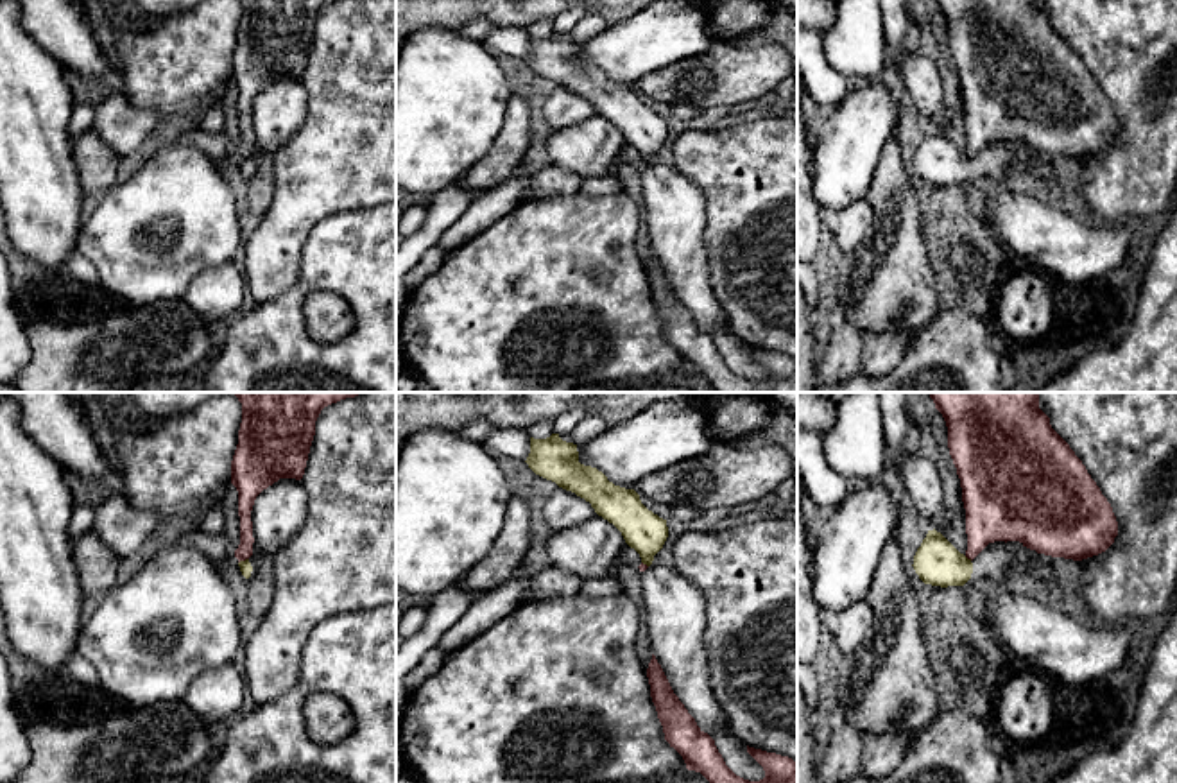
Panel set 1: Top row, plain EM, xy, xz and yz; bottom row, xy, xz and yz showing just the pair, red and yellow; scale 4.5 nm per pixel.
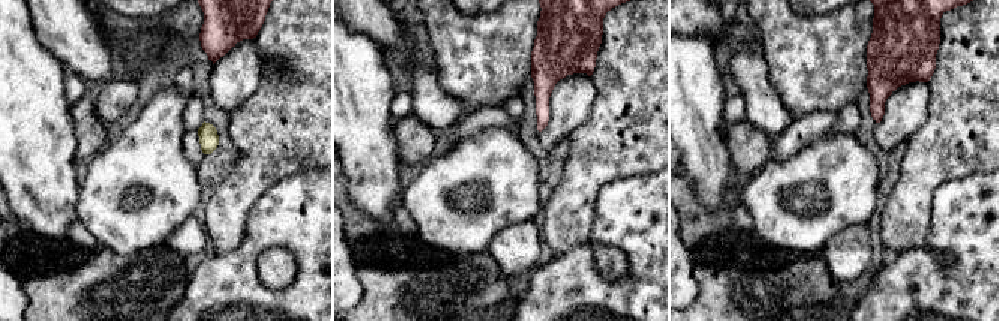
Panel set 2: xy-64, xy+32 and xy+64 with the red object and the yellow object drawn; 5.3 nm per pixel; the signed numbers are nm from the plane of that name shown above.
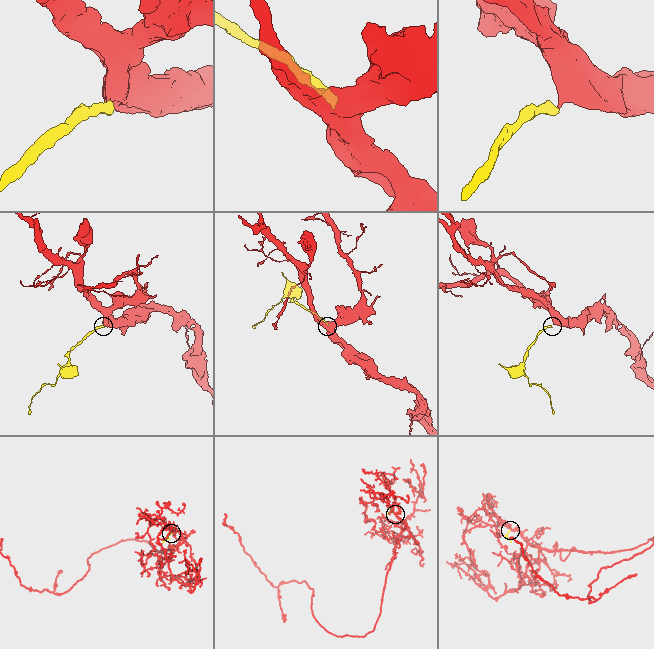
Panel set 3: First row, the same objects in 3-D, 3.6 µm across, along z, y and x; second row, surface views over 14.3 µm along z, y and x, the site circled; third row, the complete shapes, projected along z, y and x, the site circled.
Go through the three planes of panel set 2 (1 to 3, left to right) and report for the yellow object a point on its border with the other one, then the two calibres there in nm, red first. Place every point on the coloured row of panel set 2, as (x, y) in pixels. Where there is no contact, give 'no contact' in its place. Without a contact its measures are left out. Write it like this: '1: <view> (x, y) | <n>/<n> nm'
1: no contact
2: no contact
3: no contact

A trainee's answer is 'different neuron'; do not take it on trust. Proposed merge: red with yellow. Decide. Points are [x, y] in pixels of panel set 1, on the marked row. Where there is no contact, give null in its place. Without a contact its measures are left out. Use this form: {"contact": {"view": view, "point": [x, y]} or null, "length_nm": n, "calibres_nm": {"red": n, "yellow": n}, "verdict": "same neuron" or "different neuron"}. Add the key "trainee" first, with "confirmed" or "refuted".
{"trainee": "confirmed", "contact": {"view": "yz", "point": [968, 558]}, "length_nm": 40, "calibres_nm": {"red": 280, "yellow": 200}, "verdict": "different neuron"}

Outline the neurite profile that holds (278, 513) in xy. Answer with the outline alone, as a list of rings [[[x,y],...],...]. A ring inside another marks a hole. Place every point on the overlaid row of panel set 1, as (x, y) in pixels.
[[[279,478],[263,489],[253,505],[253,538],[254,552],[240,561],[240,572],[245,579],[256,573],[262,555],[274,555],[299,532],[306,520],[306,493],[301,480]]]

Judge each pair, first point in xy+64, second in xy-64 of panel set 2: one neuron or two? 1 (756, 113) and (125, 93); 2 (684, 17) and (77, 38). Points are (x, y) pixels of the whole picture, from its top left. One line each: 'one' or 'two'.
1: one
2: one

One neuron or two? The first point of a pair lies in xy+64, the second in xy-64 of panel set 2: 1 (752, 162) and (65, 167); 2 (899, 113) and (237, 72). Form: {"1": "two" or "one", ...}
{"1": "two", "2": "one"}

